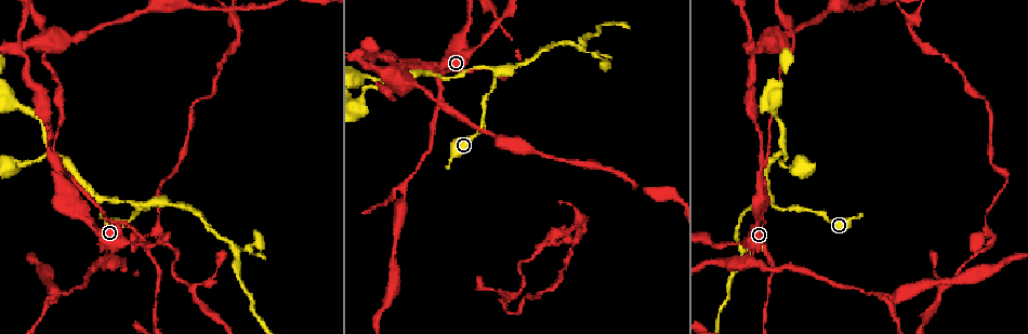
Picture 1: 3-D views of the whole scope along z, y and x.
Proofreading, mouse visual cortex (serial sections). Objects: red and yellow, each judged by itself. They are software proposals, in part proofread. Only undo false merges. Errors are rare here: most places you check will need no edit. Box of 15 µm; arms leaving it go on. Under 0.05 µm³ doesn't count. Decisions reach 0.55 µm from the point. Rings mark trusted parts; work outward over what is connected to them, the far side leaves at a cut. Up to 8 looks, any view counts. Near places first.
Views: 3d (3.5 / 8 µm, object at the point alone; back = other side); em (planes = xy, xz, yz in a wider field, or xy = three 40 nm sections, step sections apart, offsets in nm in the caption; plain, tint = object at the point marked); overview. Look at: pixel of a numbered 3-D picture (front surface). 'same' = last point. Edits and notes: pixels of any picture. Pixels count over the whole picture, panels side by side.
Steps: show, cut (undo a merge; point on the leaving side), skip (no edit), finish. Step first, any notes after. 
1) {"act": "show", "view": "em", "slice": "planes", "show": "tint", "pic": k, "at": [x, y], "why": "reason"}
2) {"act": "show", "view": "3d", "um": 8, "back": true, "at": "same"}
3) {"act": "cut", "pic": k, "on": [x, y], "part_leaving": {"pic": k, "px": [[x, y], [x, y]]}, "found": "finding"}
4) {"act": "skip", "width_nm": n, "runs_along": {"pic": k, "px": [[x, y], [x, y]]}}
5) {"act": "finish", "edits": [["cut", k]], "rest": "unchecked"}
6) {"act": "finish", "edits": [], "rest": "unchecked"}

{"act": "show", "view": "3d", "um": 8, "pic": 1, "at": [496, 73], "why": "arms part here"}

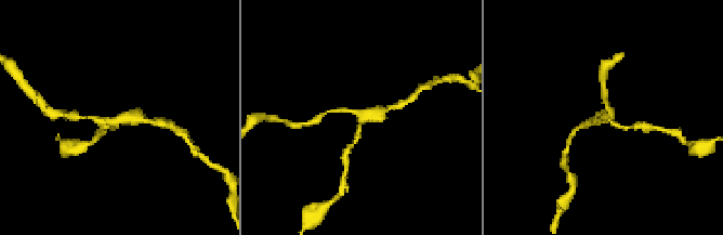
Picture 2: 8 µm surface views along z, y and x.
{"act": "show", "view": "em", "slice": "xy", "step": 2, "show": "tint", "pic": 2, "at": [362, 117], "why": "now the EM"}

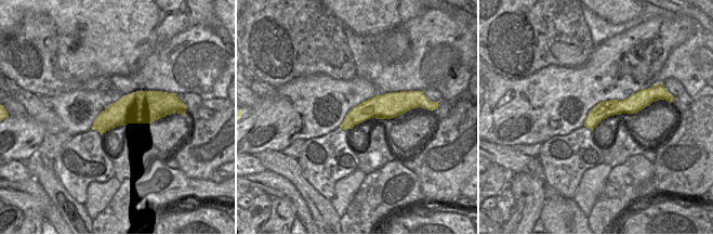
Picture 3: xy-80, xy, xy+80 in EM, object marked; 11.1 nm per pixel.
{"act": "cut", "pic": 2, "on": [157, 120], "part_leaving": {"pic": 2, "px": [[115, 119], [99, 120], [71, 116]]}, "found": "a second cell is stuck on"}

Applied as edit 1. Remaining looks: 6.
{"act": "show", "view": "3d", "um": 3.5, "pic": 1, "at": [55, 160], "why": "three-way junction"}

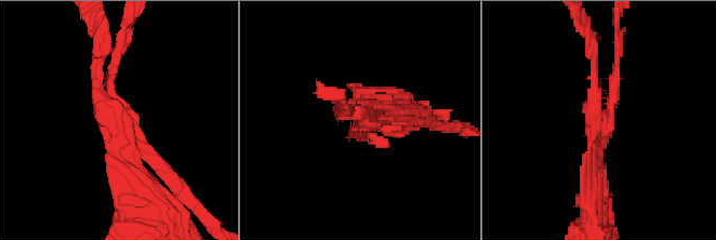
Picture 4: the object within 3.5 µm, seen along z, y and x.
{"act": "show", "view": "em", "slice": "xy", "step": 3, "show": "tint", "pic": 4, "at": [596, 124]}

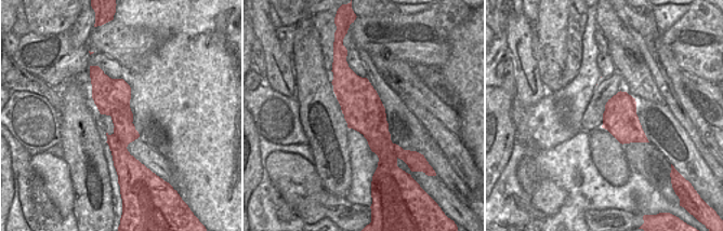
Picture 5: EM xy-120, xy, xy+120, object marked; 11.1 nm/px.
{"act": "cut", "pic": 4, "on": [615, 72], "found": "two cells meet here"}

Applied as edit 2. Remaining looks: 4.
{"act": "show", "view": "overview"}

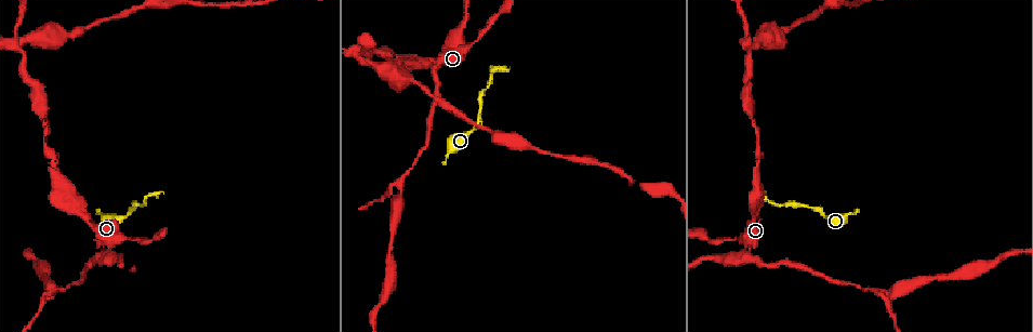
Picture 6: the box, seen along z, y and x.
{"act": "show", "view": "3d", "um": 3.5, "pic": 6, "at": [68, 193], "why": "calibre changes"}

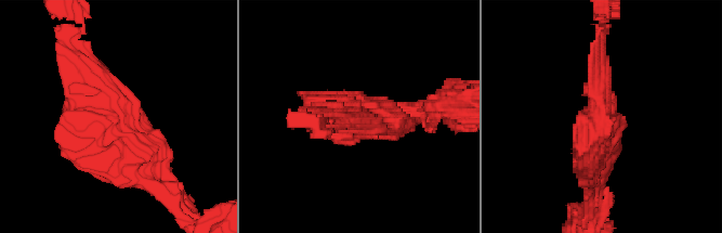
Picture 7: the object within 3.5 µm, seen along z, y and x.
{"act": "show", "view": "em", "slice": "xy", "step": 3, "show": "tint", "pic": 7, "at": [113, 126]}

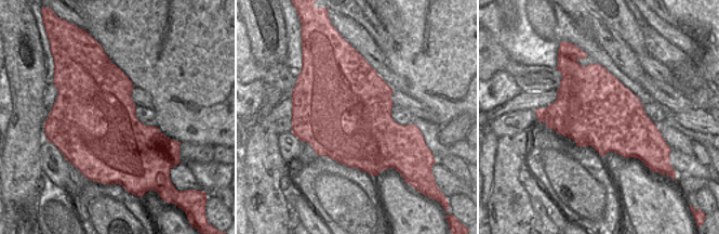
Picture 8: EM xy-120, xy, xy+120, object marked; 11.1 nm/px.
{"act": "show", "view": "em", "slice": "xy", "step": 2, "show": "tint", "at": "same"}

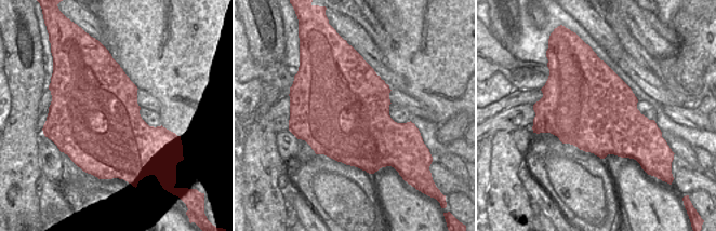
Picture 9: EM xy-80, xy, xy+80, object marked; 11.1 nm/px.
{"act": "skip", "runs_along": {"pic": 7, "px": [[165, 175], [102, 117], [82, 64]]}, "found": "continuous, no second cell"}

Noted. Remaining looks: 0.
{"act": "finish", "edits": [["cut", 2], ["cut", 4]], "rest": "unchecked"}

